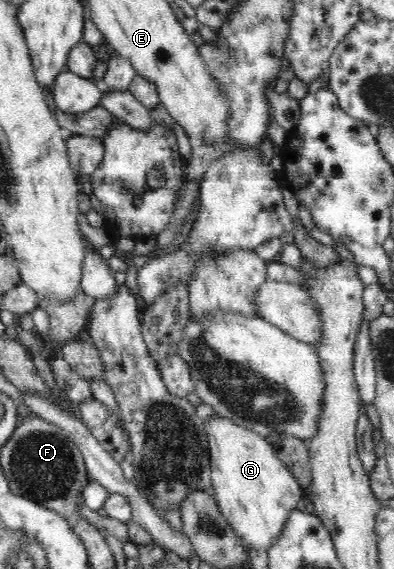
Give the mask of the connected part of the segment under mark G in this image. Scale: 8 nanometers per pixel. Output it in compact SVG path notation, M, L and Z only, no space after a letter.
M220 415L206 422L211 463L211 493L224 520L235 529L247 549L268 550L280 536L289 513L303 498L303 489L275 453L273 443L243 425Z

